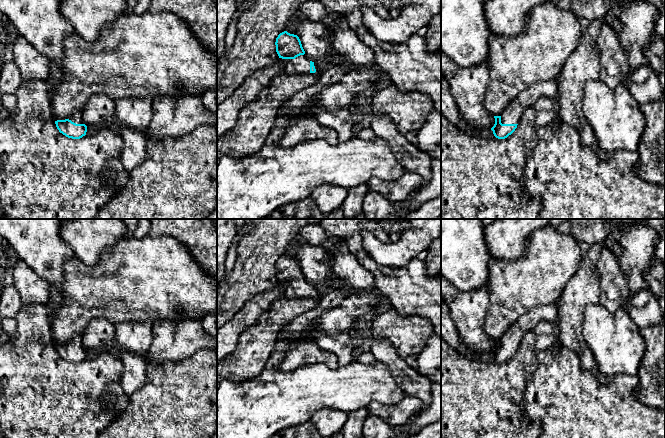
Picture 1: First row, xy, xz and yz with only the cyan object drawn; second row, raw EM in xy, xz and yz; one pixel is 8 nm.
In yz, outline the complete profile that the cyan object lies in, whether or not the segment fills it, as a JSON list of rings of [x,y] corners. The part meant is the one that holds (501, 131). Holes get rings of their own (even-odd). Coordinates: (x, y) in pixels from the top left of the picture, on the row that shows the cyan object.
[[[557,81],[538,83],[522,91],[500,116],[494,116],[495,124],[491,128],[494,136],[498,139],[505,139],[511,135],[517,128],[523,112],[533,107],[542,97],[558,100]]]

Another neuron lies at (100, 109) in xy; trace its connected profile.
[[[95,94],[83,110],[83,122],[88,126],[105,125],[115,117],[115,101],[105,94]]]

